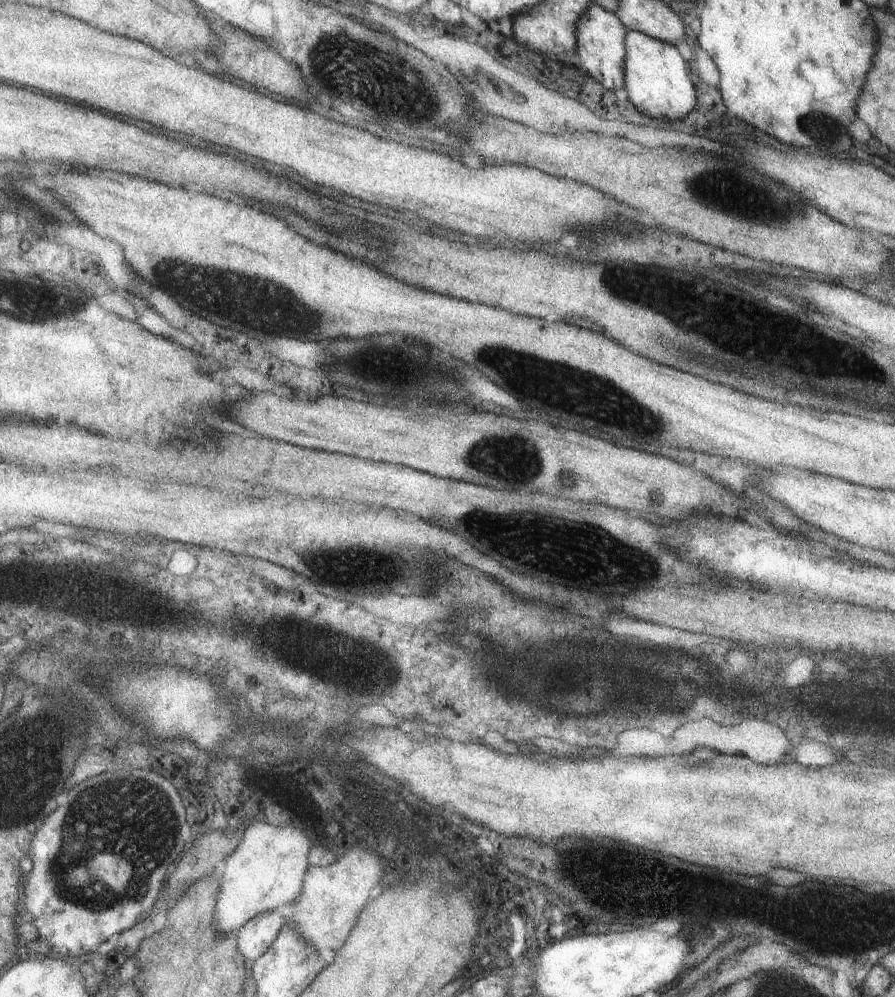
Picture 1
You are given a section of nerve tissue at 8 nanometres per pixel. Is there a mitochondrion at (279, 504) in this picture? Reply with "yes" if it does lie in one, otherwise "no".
no

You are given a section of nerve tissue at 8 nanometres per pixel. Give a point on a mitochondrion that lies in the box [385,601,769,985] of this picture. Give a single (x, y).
(635, 687)

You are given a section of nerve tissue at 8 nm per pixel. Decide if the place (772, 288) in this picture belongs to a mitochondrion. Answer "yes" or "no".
no

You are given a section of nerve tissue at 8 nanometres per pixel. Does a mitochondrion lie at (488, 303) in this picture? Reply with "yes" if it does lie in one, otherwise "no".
no

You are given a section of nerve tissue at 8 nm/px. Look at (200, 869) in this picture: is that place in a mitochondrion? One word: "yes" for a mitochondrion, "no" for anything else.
no

